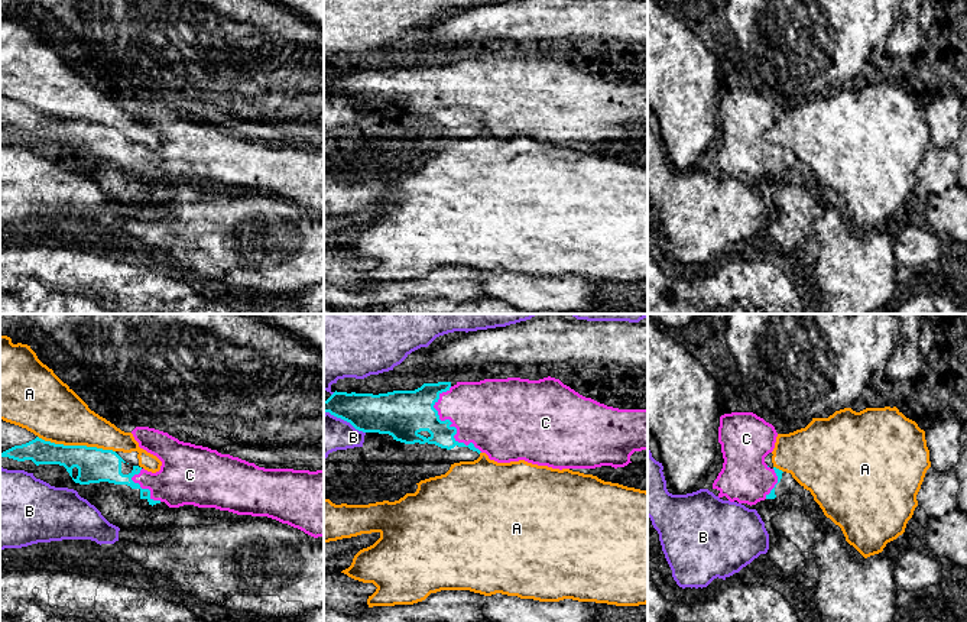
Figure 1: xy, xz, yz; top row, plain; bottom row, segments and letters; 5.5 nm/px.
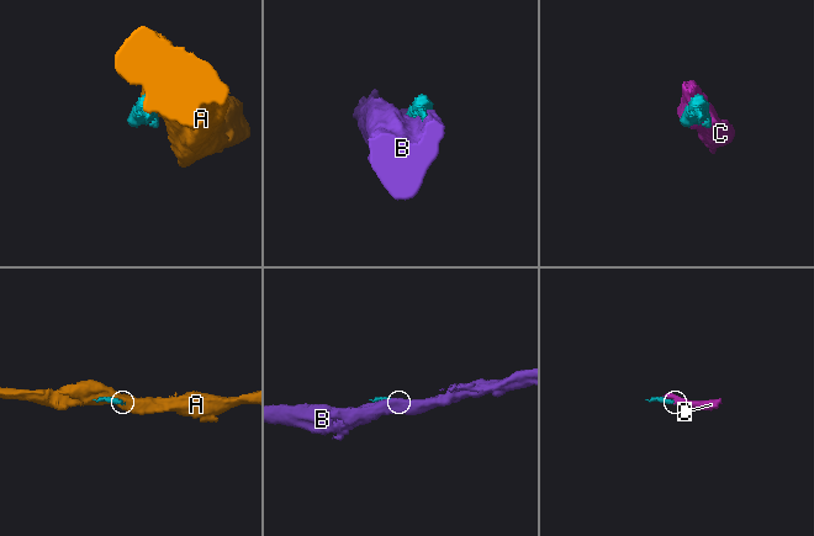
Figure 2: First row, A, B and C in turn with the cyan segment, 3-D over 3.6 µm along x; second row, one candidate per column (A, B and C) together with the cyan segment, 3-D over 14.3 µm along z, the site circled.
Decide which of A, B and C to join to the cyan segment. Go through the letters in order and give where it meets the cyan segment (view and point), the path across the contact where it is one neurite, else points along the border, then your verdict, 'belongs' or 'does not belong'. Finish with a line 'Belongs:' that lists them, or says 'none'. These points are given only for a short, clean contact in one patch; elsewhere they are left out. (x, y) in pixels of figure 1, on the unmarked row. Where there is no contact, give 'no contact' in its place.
A: contact xy (77, 122); does not belong
B: contact xz (344, 96); does not belong
C: contact xz (453, 103); belongs
Belongs: C

